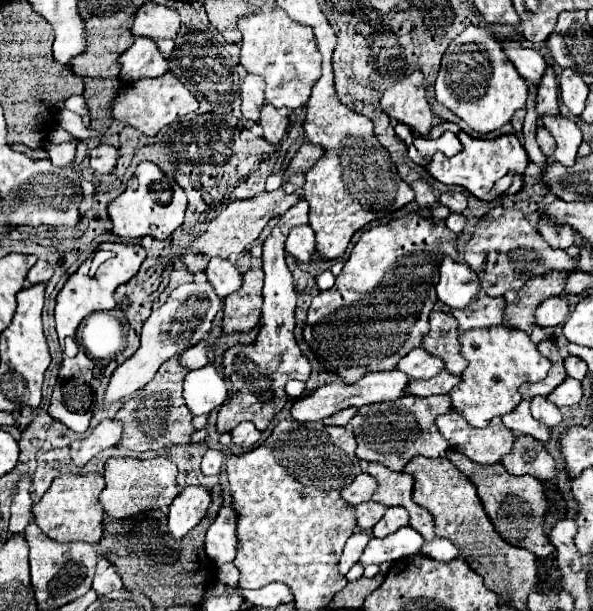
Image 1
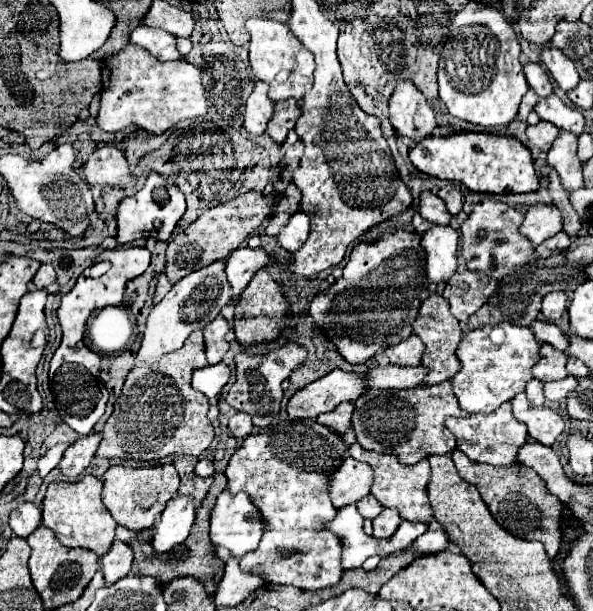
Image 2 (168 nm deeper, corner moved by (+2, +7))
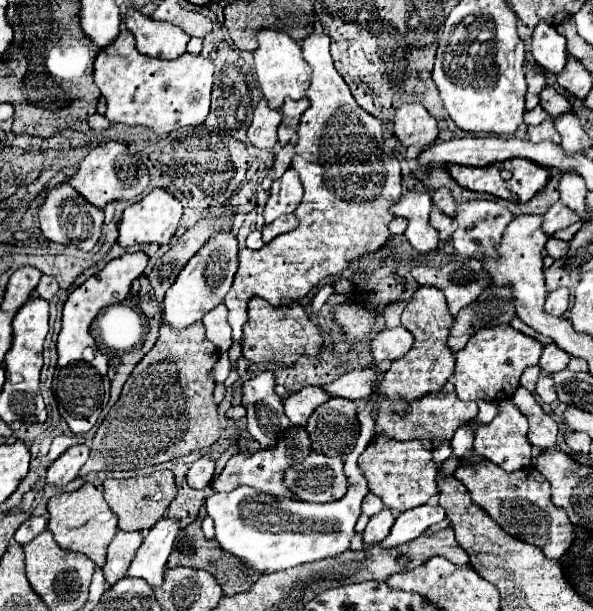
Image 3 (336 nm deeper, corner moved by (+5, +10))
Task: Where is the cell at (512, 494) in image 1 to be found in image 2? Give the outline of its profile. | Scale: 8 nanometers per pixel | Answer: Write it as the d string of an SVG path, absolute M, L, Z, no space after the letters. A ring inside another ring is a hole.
M458 449L452 451L452 461L454 461L460 477L480 491L492 517L508 533L512 533L514 537L520 537L520 539L542 541L552 559L558 555L560 543L562 543L562 531L560 531L562 503L560 503L560 499L552 497L552 493L548 493L546 483L540 479L540 475L536 471L532 471L530 467L520 465L520 463L514 463L510 467L474 463L468 457L464 457L464 453L460 453Z

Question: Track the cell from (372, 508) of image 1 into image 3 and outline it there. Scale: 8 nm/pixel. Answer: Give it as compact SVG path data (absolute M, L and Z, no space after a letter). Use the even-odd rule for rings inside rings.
M371 492L365 496L365 500L363 500L363 504L361 504L361 512L367 514L367 516L375 516L375 514L379 514L383 508L385 508L385 506L383 506L381 498L375 496L375 494L371 494Z

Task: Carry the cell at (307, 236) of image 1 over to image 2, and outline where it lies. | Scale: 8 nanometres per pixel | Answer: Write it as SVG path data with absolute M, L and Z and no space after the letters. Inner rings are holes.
M296 213L286 227L278 233L276 241L280 247L284 247L286 251L296 251L300 249L300 245L304 245L304 241L308 239L310 233L310 217L306 213Z

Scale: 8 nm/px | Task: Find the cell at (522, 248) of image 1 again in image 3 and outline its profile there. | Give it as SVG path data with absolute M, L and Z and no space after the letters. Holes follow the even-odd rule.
M469 200L457 206L455 220L459 224L451 236L455 252L465 258L481 260L481 258L493 258L493 254L497 254L497 244L501 242L507 224L513 220L513 214L495 200Z

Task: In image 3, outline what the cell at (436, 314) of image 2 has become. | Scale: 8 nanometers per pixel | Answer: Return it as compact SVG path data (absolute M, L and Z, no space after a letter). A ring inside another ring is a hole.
M421 286L413 294L411 302L405 306L401 314L401 324L413 334L415 344L403 358L395 360L389 366L383 380L379 382L379 392L383 392L393 400L393 410L397 410L397 414L403 414L403 404L399 404L399 396L411 402L429 392L437 392L455 372L455 354L447 346L449 330L453 326L453 316L449 314L449 308L441 290L431 286Z

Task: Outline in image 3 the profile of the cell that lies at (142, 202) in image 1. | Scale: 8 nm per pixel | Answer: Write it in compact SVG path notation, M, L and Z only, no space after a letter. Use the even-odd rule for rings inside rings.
M153 188L145 198L129 204L123 210L123 216L121 216L121 222L119 222L117 244L121 248L129 248L129 246L135 246L135 244L151 244L151 242L167 244L169 238L175 234L175 228L181 220L181 214L183 214L183 206L173 194L169 194L163 188Z

